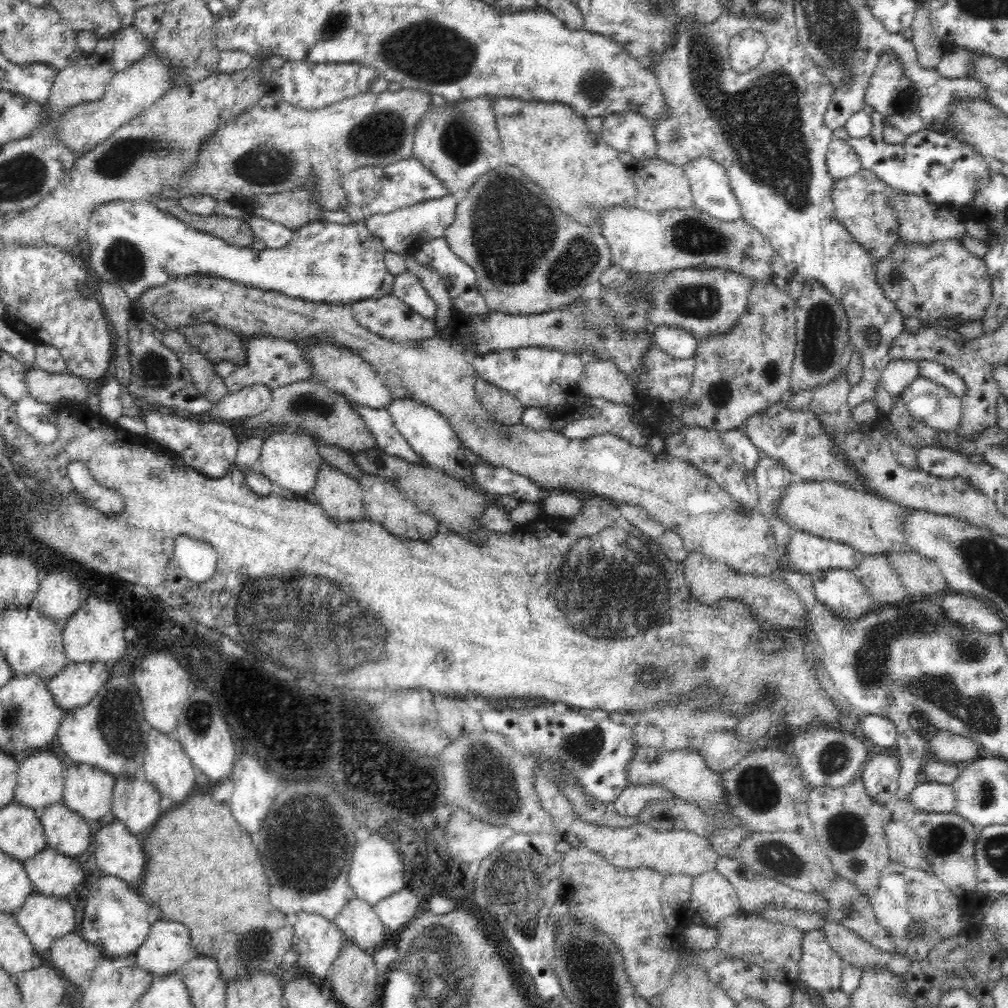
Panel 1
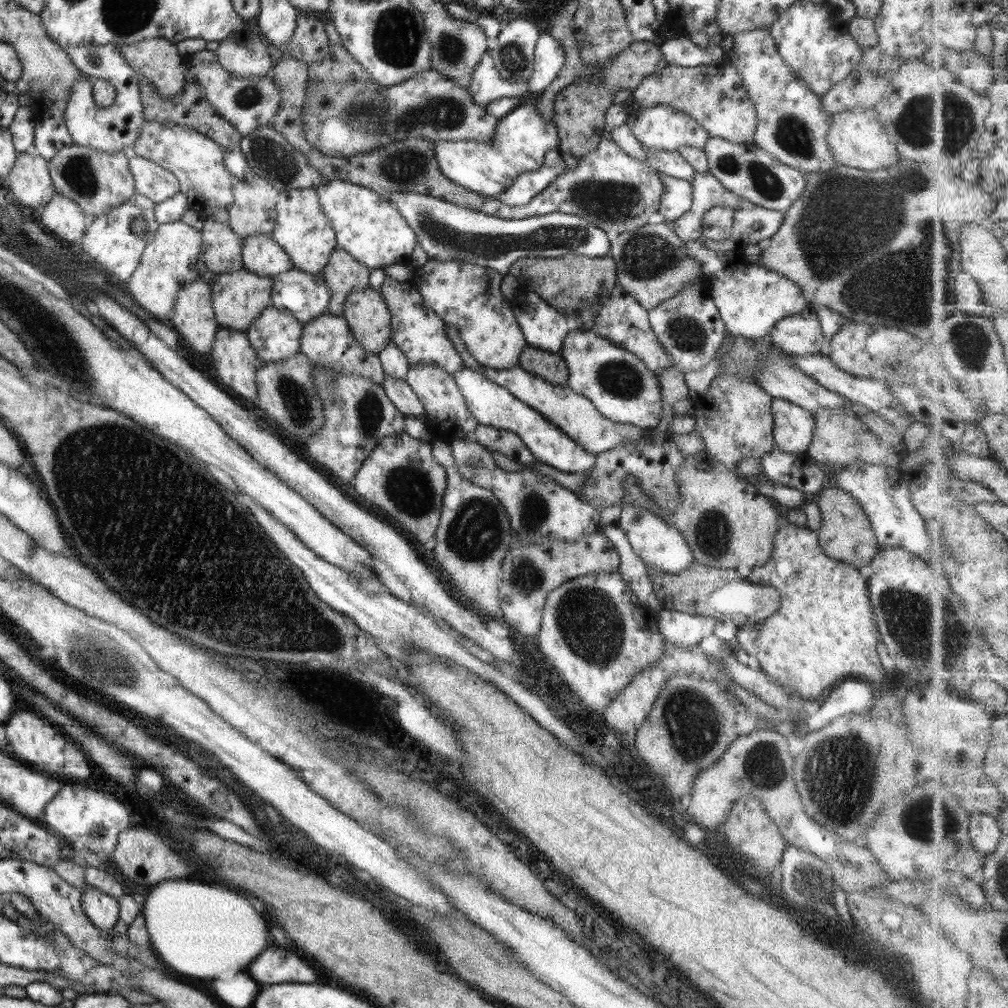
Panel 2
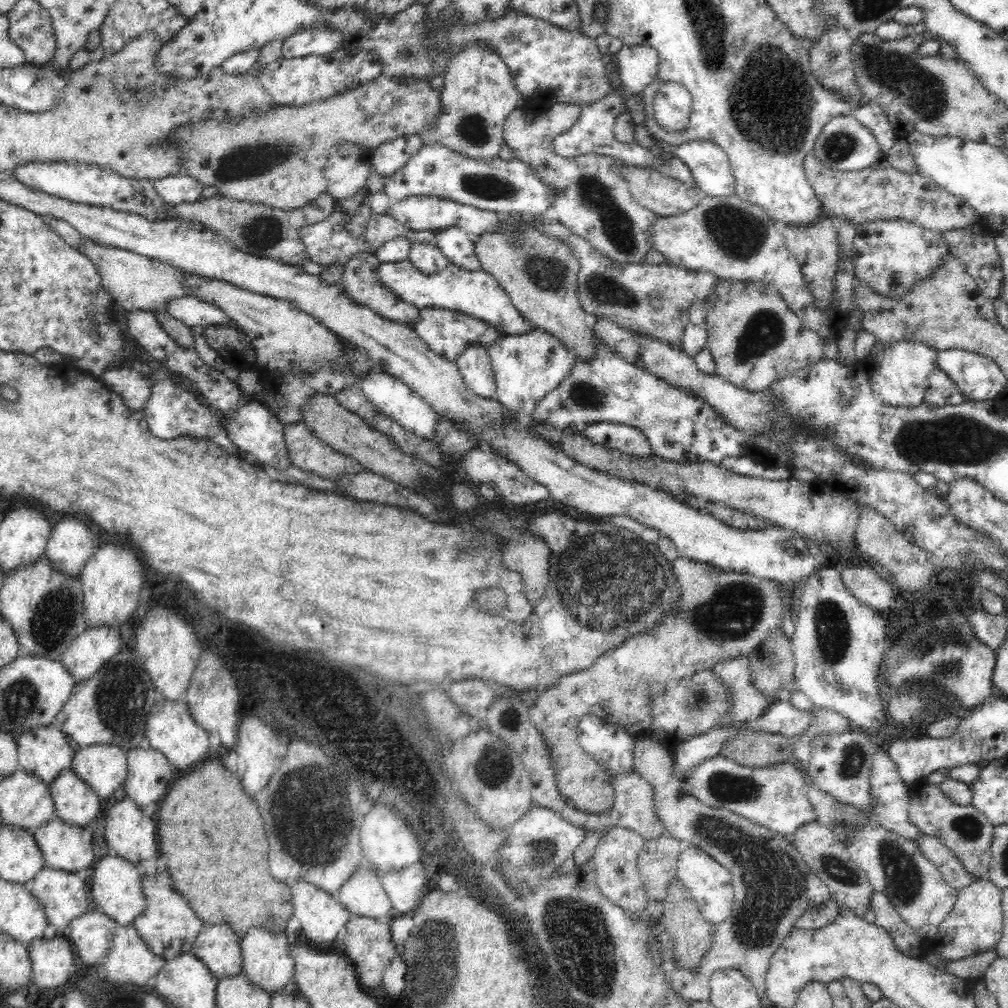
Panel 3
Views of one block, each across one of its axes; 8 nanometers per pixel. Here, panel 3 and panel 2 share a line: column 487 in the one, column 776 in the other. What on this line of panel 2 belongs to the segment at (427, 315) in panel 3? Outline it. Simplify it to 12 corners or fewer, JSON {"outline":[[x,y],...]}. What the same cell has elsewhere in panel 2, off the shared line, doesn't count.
{"outline":[[806,306],[766,340],[789,356],[819,353],[824,338]]}

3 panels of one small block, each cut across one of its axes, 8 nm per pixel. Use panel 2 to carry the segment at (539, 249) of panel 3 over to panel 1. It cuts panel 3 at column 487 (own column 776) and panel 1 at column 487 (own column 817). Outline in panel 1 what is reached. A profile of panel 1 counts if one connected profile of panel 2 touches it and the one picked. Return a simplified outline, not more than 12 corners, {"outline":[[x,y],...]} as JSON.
{"outline":[[501,162],[444,231],[491,312],[581,299],[599,226]]}

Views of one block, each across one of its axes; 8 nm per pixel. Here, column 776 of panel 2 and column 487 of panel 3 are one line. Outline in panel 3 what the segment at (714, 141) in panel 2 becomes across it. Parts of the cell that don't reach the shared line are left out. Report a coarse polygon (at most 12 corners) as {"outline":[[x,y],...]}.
{"outline":[[424,145],[382,191],[539,217],[552,193],[514,157]]}

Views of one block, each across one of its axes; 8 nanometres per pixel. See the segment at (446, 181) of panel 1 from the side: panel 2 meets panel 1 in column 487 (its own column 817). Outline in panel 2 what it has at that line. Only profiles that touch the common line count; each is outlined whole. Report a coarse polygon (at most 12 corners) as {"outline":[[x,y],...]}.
{"outline":[[767,29],[725,60],[753,101],[759,149],[802,173],[837,164],[820,97]]}

